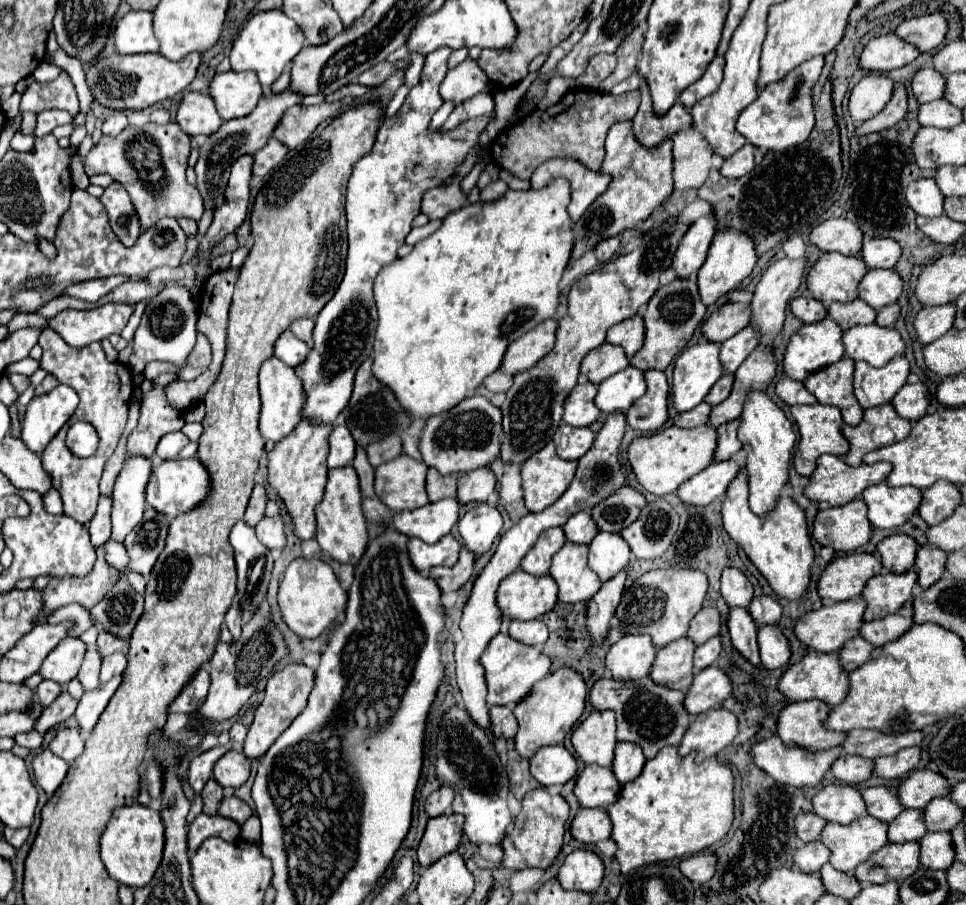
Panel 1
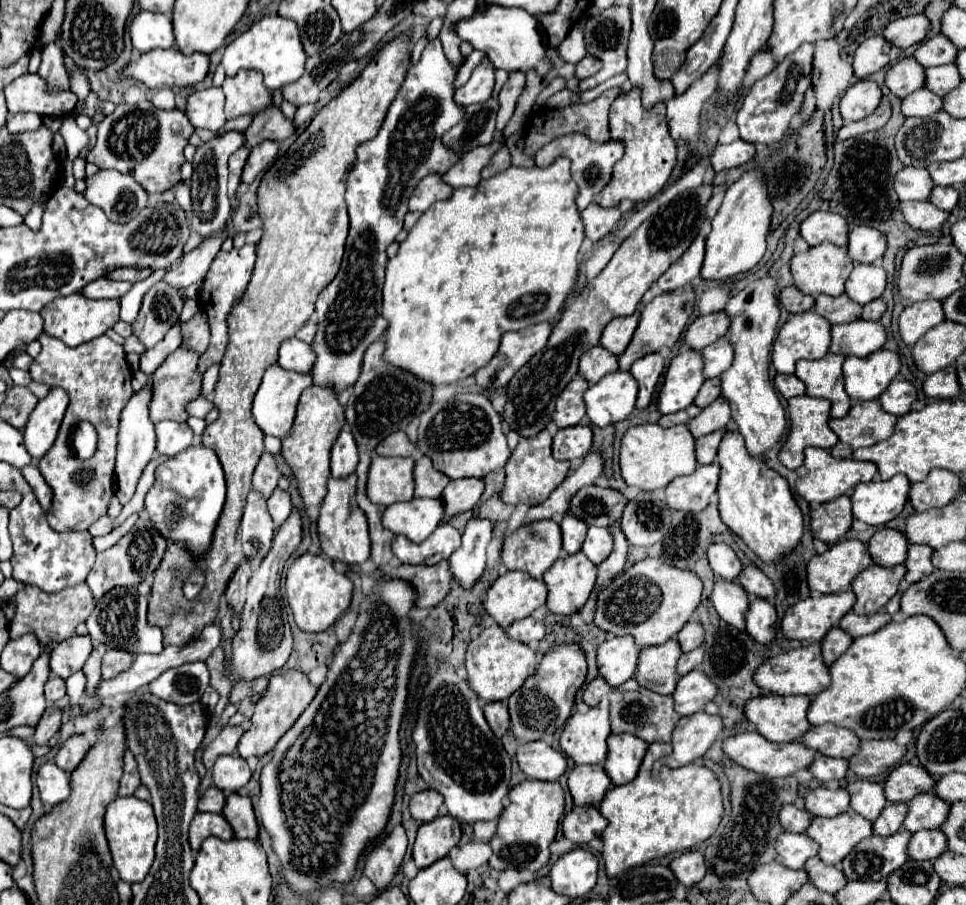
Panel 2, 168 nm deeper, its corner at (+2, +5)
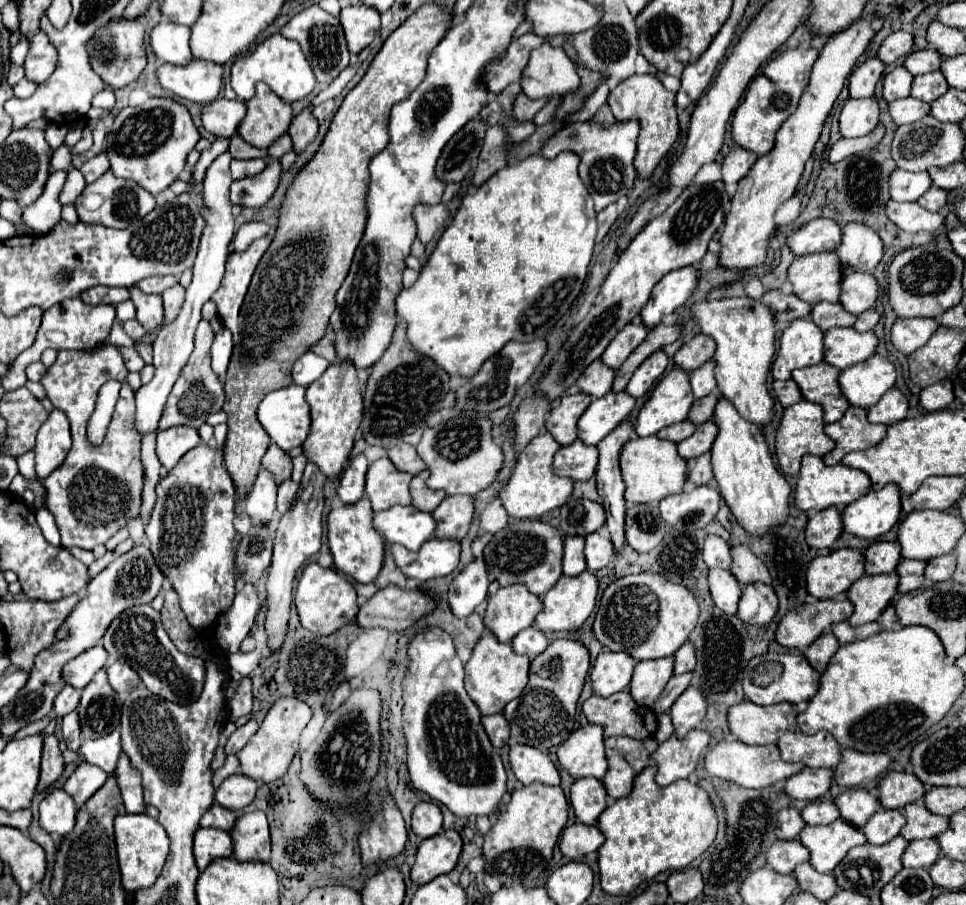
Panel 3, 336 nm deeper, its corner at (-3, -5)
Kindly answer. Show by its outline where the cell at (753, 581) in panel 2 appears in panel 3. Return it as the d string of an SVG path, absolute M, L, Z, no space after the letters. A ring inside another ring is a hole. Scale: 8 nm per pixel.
M732 545L732 575L738 579L740 585L750 583L764 583L770 585L770 573L764 567L764 563L744 545Z

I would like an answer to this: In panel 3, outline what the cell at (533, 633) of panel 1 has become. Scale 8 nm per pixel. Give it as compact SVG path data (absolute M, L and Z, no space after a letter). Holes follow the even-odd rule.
M528 627L528 629L520 631L512 641L512 649L516 653L528 655L530 659L534 659L546 647L548 647L548 637L538 627Z

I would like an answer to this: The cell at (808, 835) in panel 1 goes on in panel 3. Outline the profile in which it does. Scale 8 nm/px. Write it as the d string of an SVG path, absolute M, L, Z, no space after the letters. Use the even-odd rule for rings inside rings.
M786 807L778 813L778 827L776 827L776 837L778 839L798 839L798 833L806 827L802 821L802 815L794 807Z

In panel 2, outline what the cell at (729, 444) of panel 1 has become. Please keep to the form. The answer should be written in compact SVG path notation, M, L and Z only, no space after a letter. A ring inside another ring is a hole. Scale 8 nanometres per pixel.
M723 429L723 431L715 431L715 433L711 433L711 435L705 435L705 437L699 437L699 439L695 441L695 457L697 457L697 463L699 463L699 465L715 463L717 447L719 447L723 435L725 435L725 429Z

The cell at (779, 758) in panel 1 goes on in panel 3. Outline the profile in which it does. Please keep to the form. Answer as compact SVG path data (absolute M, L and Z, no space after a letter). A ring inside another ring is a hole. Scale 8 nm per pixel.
M720 741L716 747L708 751L706 769L710 775L726 779L730 783L750 787L750 789L764 789L774 783L786 781L786 777L792 777L794 773L800 773L804 765L782 761L782 757L778 757L776 745L746 745L742 741Z

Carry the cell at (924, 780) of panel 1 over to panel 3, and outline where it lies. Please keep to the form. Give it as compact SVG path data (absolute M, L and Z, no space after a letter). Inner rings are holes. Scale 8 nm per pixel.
M888 771L880 781L880 803L884 809L902 809L910 803L922 801L926 787L914 777L914 773Z

